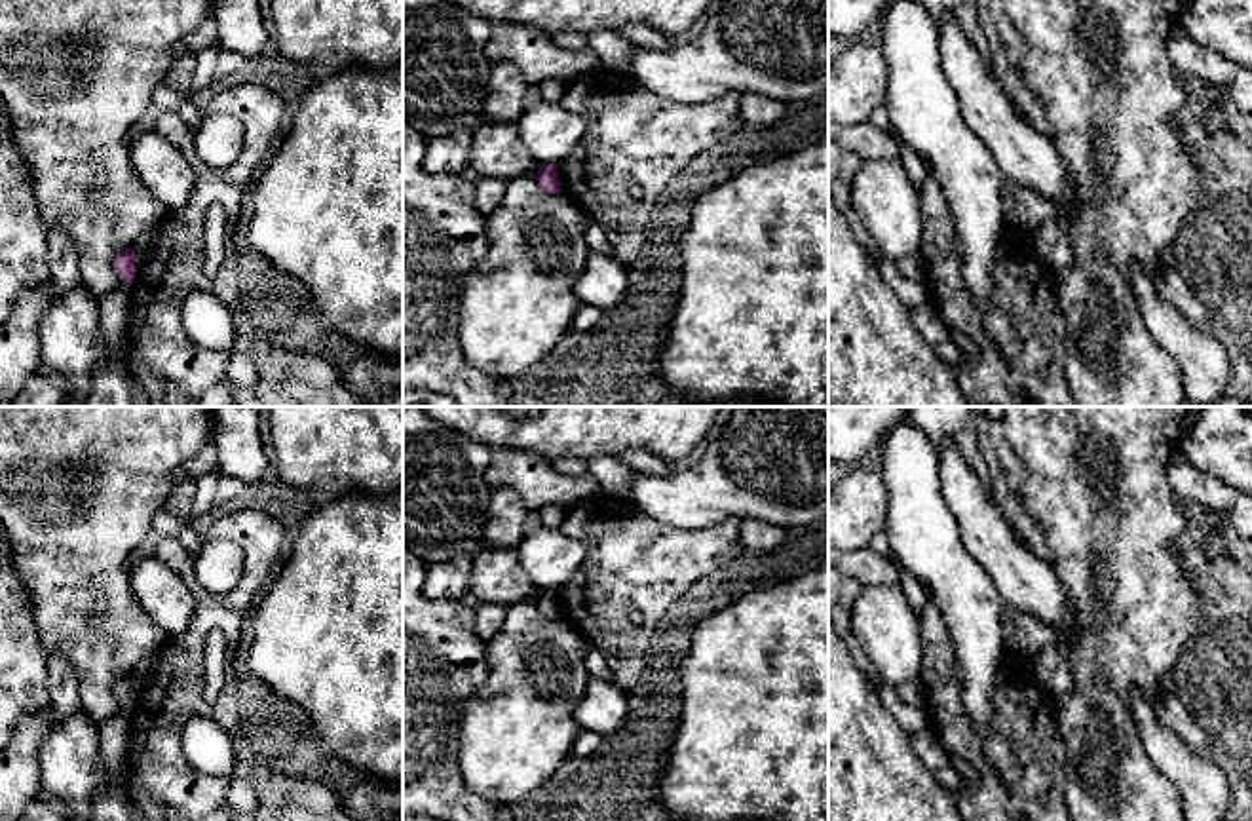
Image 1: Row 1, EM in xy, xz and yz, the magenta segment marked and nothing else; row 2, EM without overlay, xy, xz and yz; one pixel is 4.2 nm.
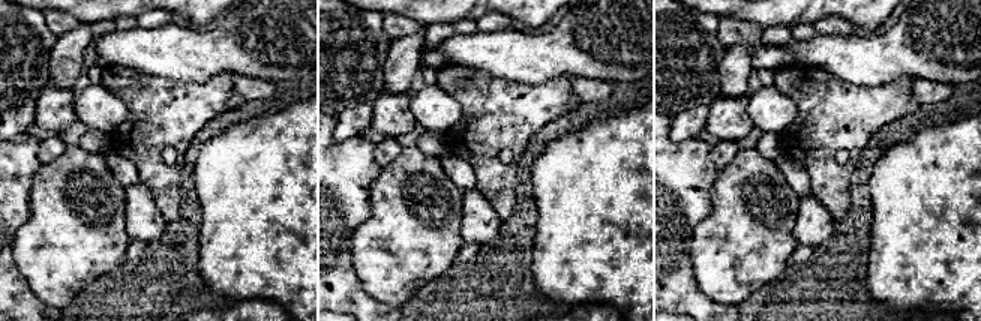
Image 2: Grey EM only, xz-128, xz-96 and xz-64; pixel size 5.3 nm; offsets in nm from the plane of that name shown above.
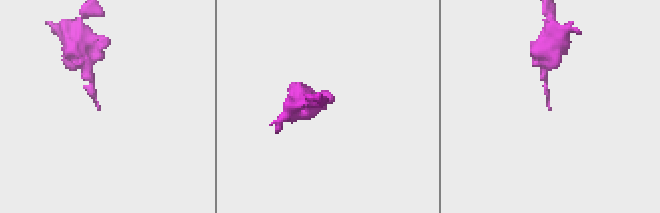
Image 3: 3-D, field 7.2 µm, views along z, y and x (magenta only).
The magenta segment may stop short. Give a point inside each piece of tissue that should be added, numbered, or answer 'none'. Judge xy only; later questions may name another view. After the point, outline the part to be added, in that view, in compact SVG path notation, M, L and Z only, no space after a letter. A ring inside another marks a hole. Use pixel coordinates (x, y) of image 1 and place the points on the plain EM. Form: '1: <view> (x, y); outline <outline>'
none

